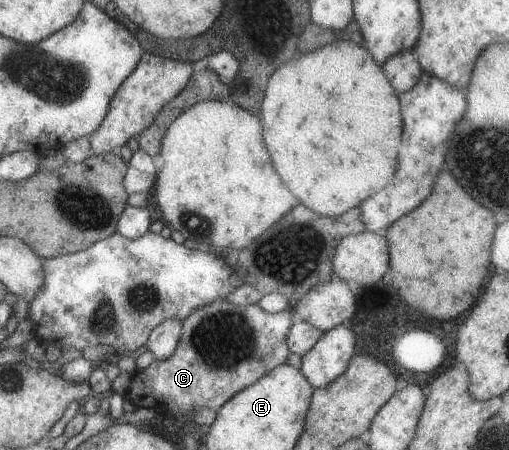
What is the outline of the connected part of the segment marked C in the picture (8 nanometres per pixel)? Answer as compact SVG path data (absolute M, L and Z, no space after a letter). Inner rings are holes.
M227 298L213 301L182 322L177 348L168 359L154 360L147 368L134 371L124 396L138 408L154 408L186 423L190 421L186 412L191 409L217 411L234 394L287 363L291 353L288 334L295 320L293 309L270 313L258 304L238 305Z

